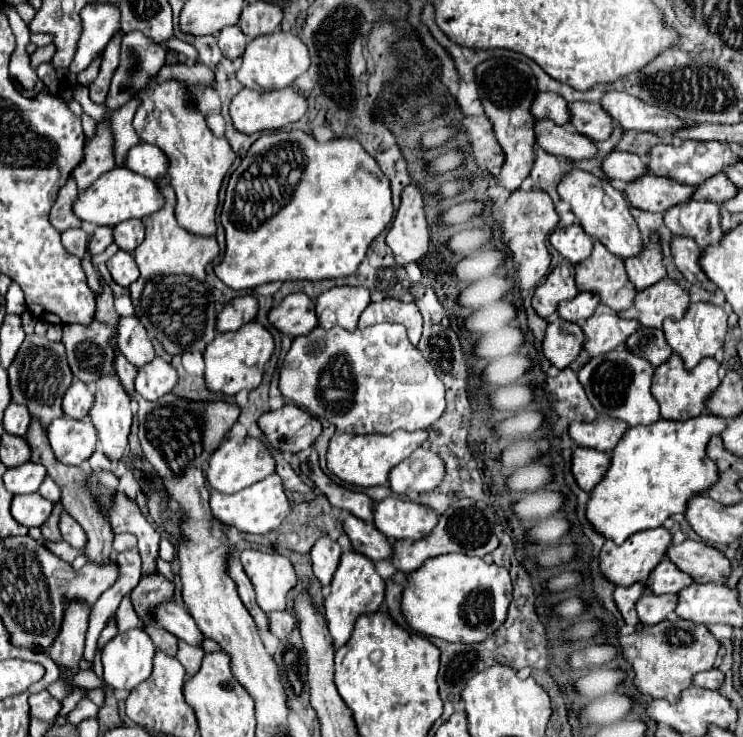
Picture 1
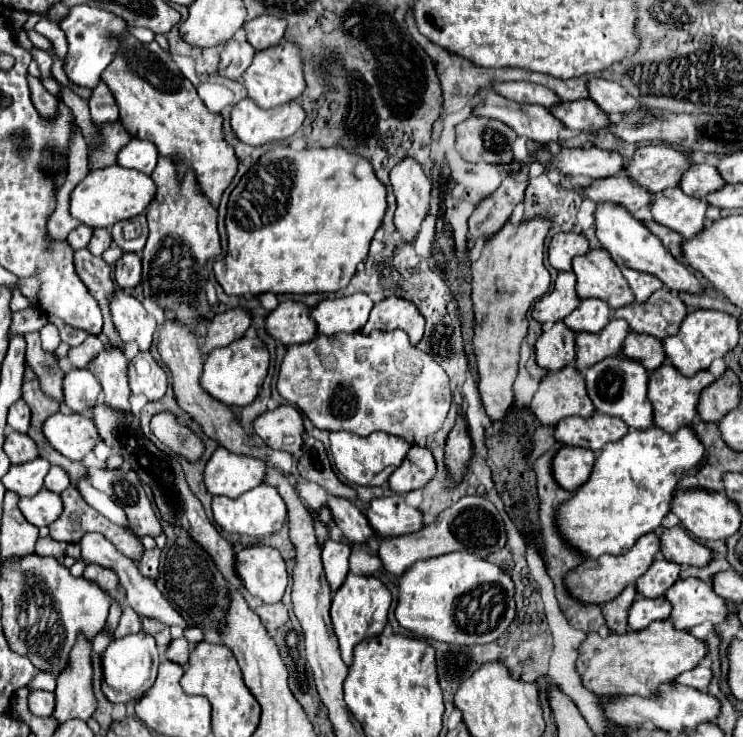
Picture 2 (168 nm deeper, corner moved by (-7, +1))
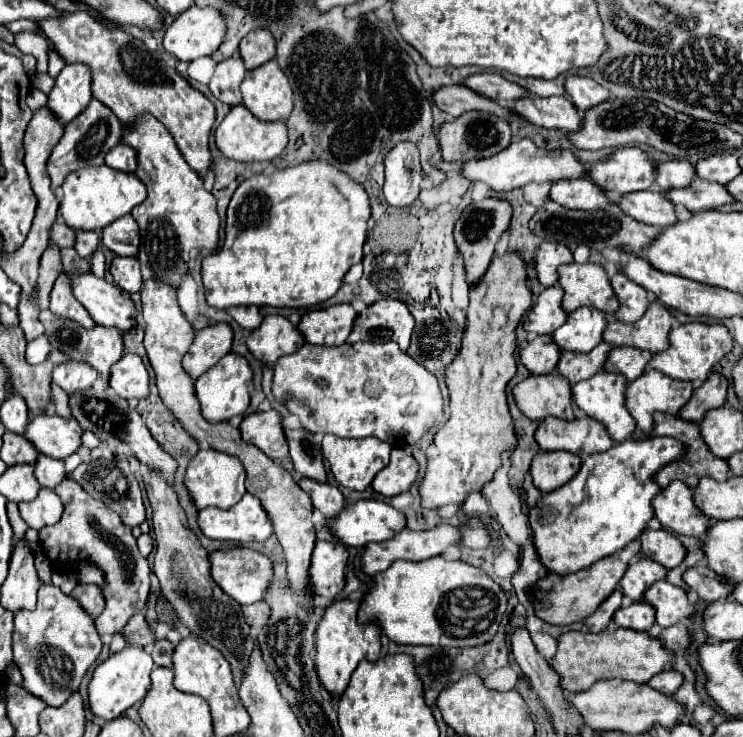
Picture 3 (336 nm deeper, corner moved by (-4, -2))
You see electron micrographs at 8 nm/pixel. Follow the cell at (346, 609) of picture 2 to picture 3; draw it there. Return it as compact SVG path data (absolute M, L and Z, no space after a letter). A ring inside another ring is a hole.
M349 599L331 603L325 609L325 615L319 621L315 631L315 671L321 683L325 685L325 689L333 697L341 697L359 661L379 659L381 627L377 623L359 623L357 621L359 607L361 607L361 601L349 601Z

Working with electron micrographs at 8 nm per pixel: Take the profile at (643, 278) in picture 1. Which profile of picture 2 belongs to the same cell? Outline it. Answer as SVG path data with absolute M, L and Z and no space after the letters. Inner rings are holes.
M624 268L622 276L630 284L630 288L632 288L634 298L636 298L638 304L646 302L652 292L656 292L656 290L660 290L664 286L662 282L658 282L656 276L650 276L650 274L644 274L644 272L636 272L636 270L626 270Z

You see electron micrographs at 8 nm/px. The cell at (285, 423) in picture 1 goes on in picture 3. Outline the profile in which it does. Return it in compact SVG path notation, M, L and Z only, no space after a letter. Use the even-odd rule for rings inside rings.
M271 409L265 413L253 413L241 423L241 437L259 447L271 459L285 459L289 455L289 445L283 431L283 417L279 411Z

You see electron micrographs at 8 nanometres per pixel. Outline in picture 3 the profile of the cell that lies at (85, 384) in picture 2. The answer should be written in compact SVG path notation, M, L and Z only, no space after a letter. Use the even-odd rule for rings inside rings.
M67 361L53 369L53 383L57 383L67 395L75 395L81 391L91 389L97 375L85 363Z

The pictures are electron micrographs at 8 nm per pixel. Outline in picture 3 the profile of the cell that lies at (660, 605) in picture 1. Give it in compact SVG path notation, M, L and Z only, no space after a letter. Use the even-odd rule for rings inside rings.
M645 601L639 603L629 603L627 607L621 607L615 615L613 621L619 627L627 629L637 629L637 631L649 631L655 623L655 607L651 607Z

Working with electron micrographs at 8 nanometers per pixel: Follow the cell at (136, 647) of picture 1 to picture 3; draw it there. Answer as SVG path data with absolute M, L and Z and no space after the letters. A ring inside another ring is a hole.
M127 645L119 653L109 655L109 659L105 659L101 665L97 665L97 669L93 671L93 679L89 683L91 711L105 721L121 717L133 703L141 701L149 693L149 689L151 689L149 675L153 671L153 665L155 663L153 663L149 651L139 645Z

